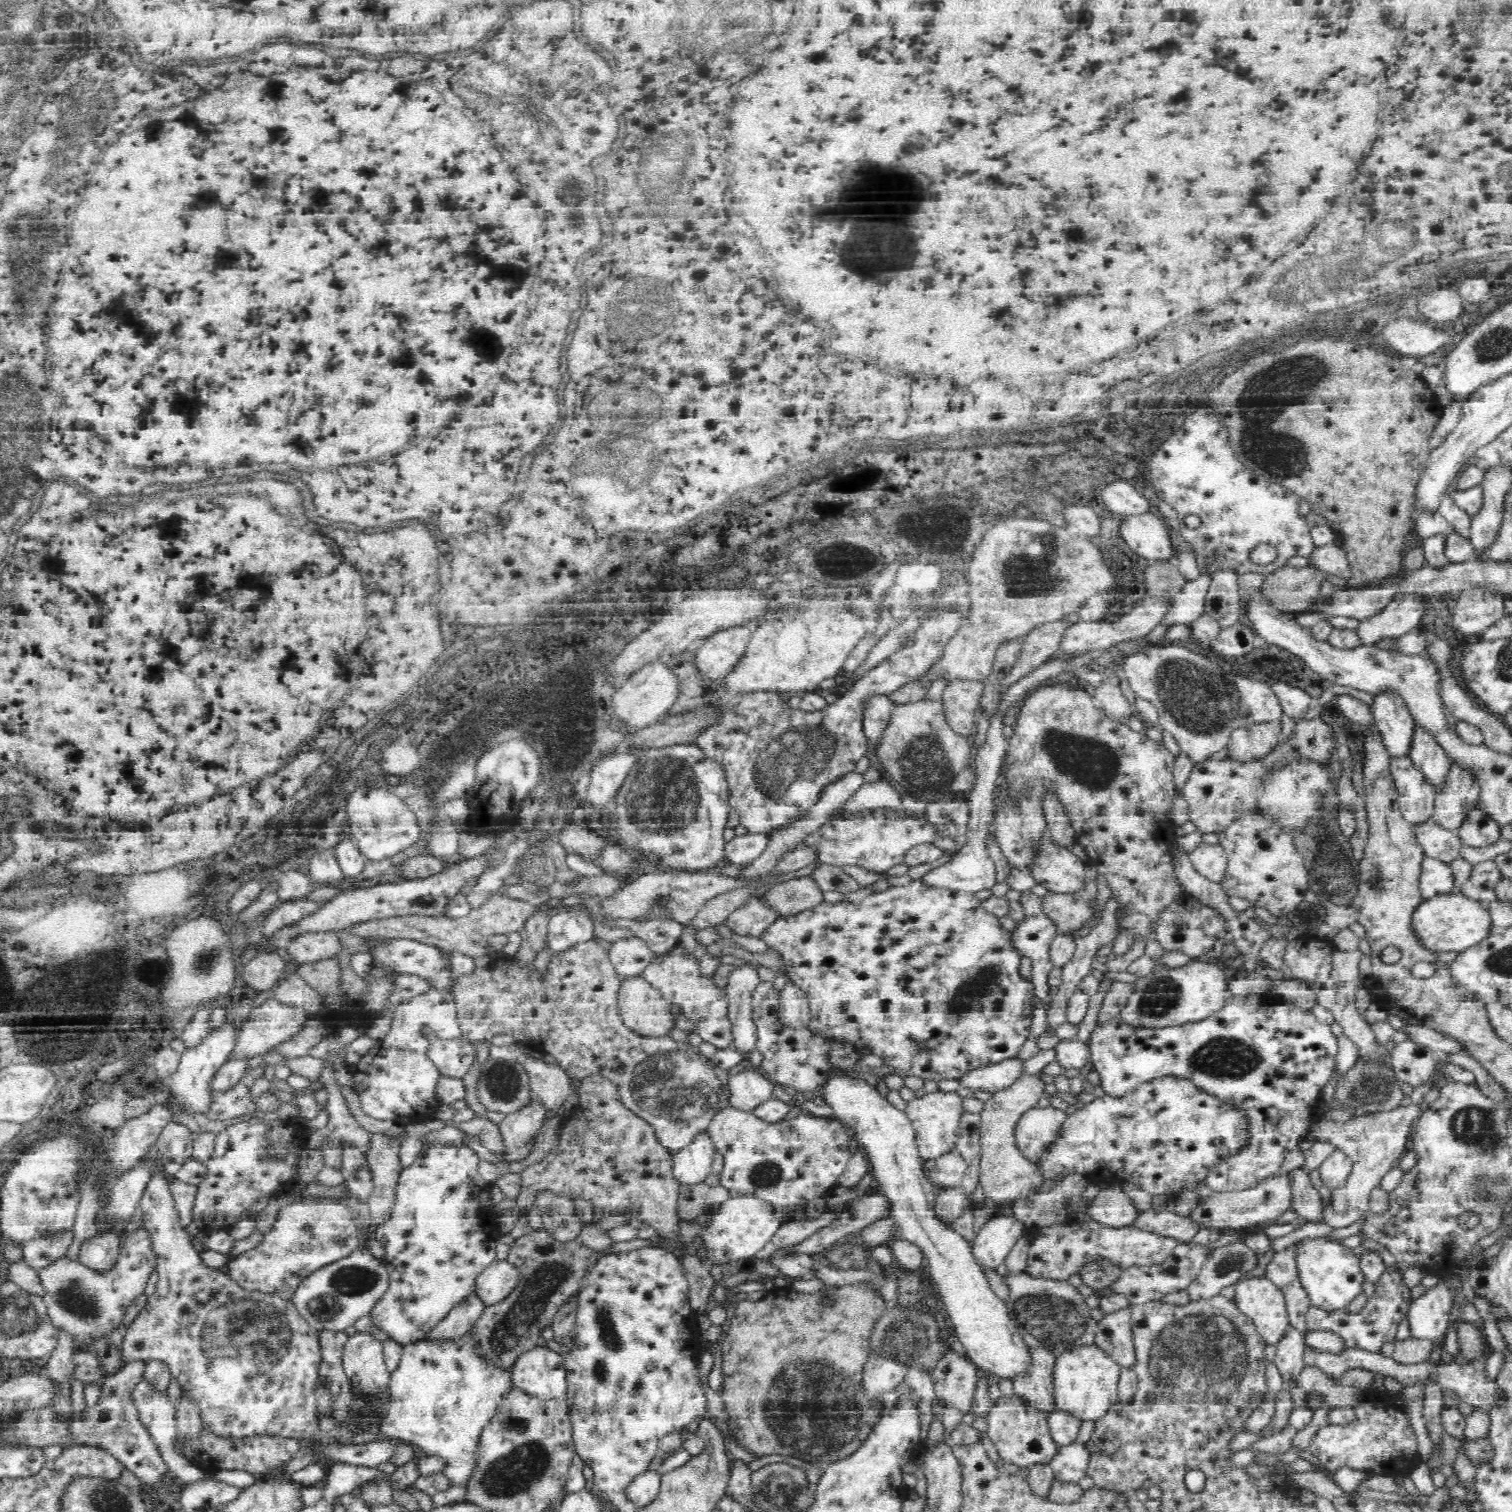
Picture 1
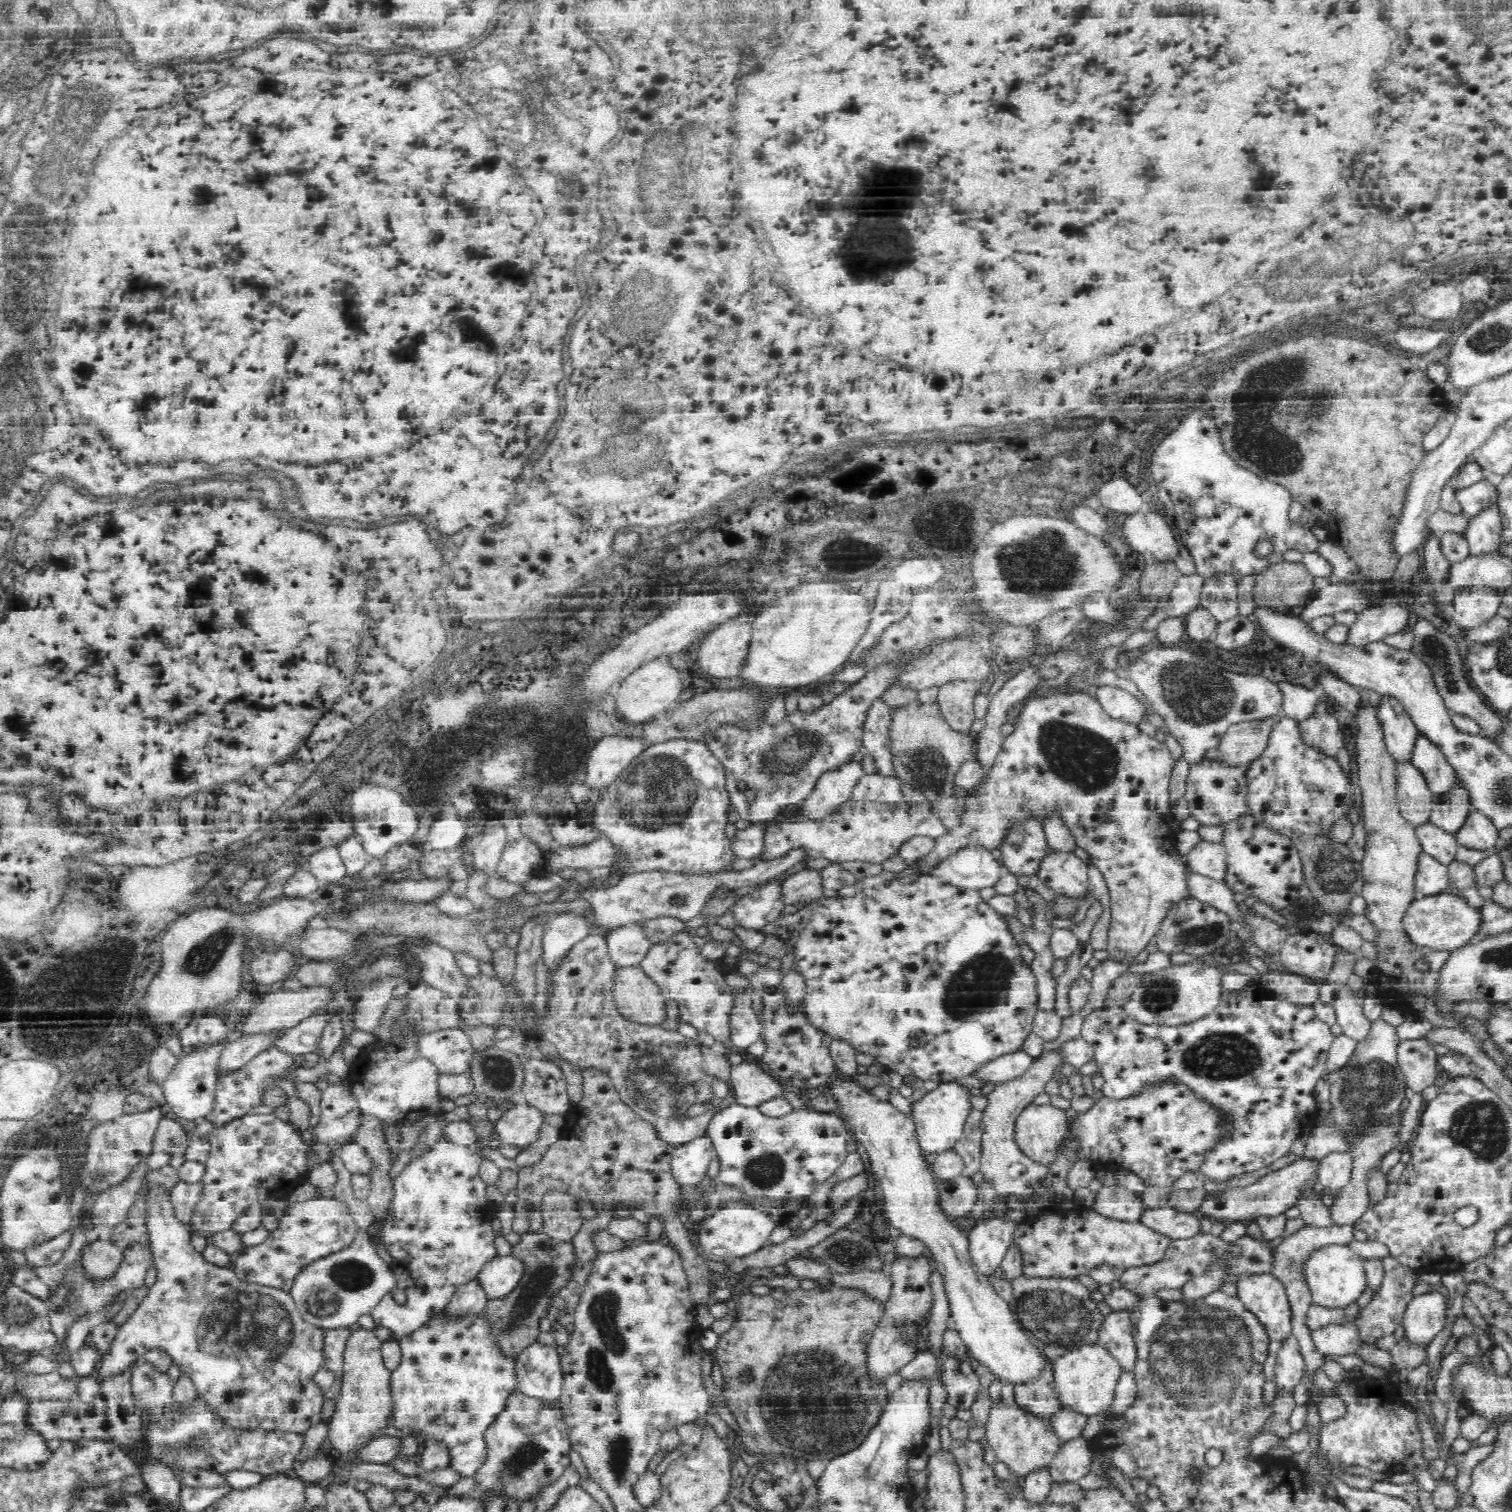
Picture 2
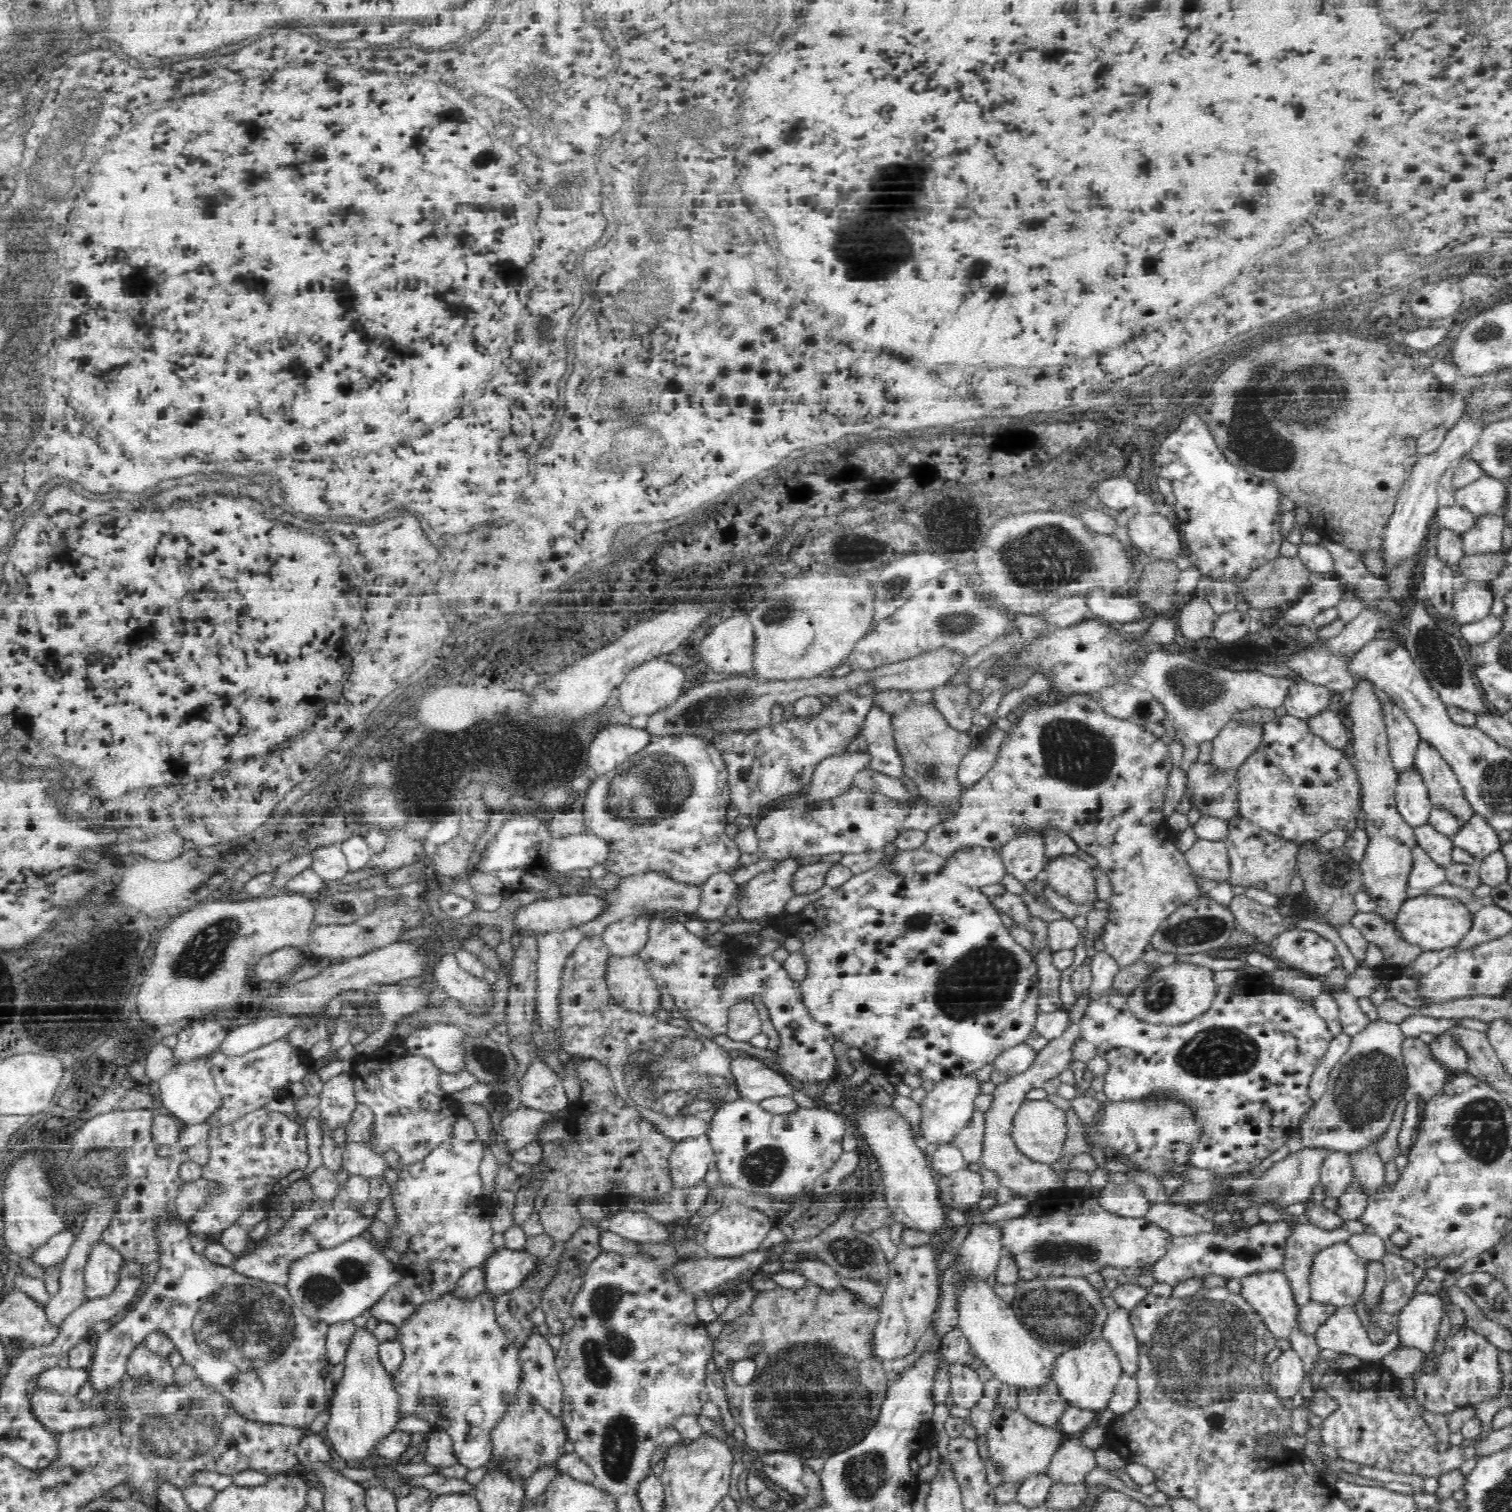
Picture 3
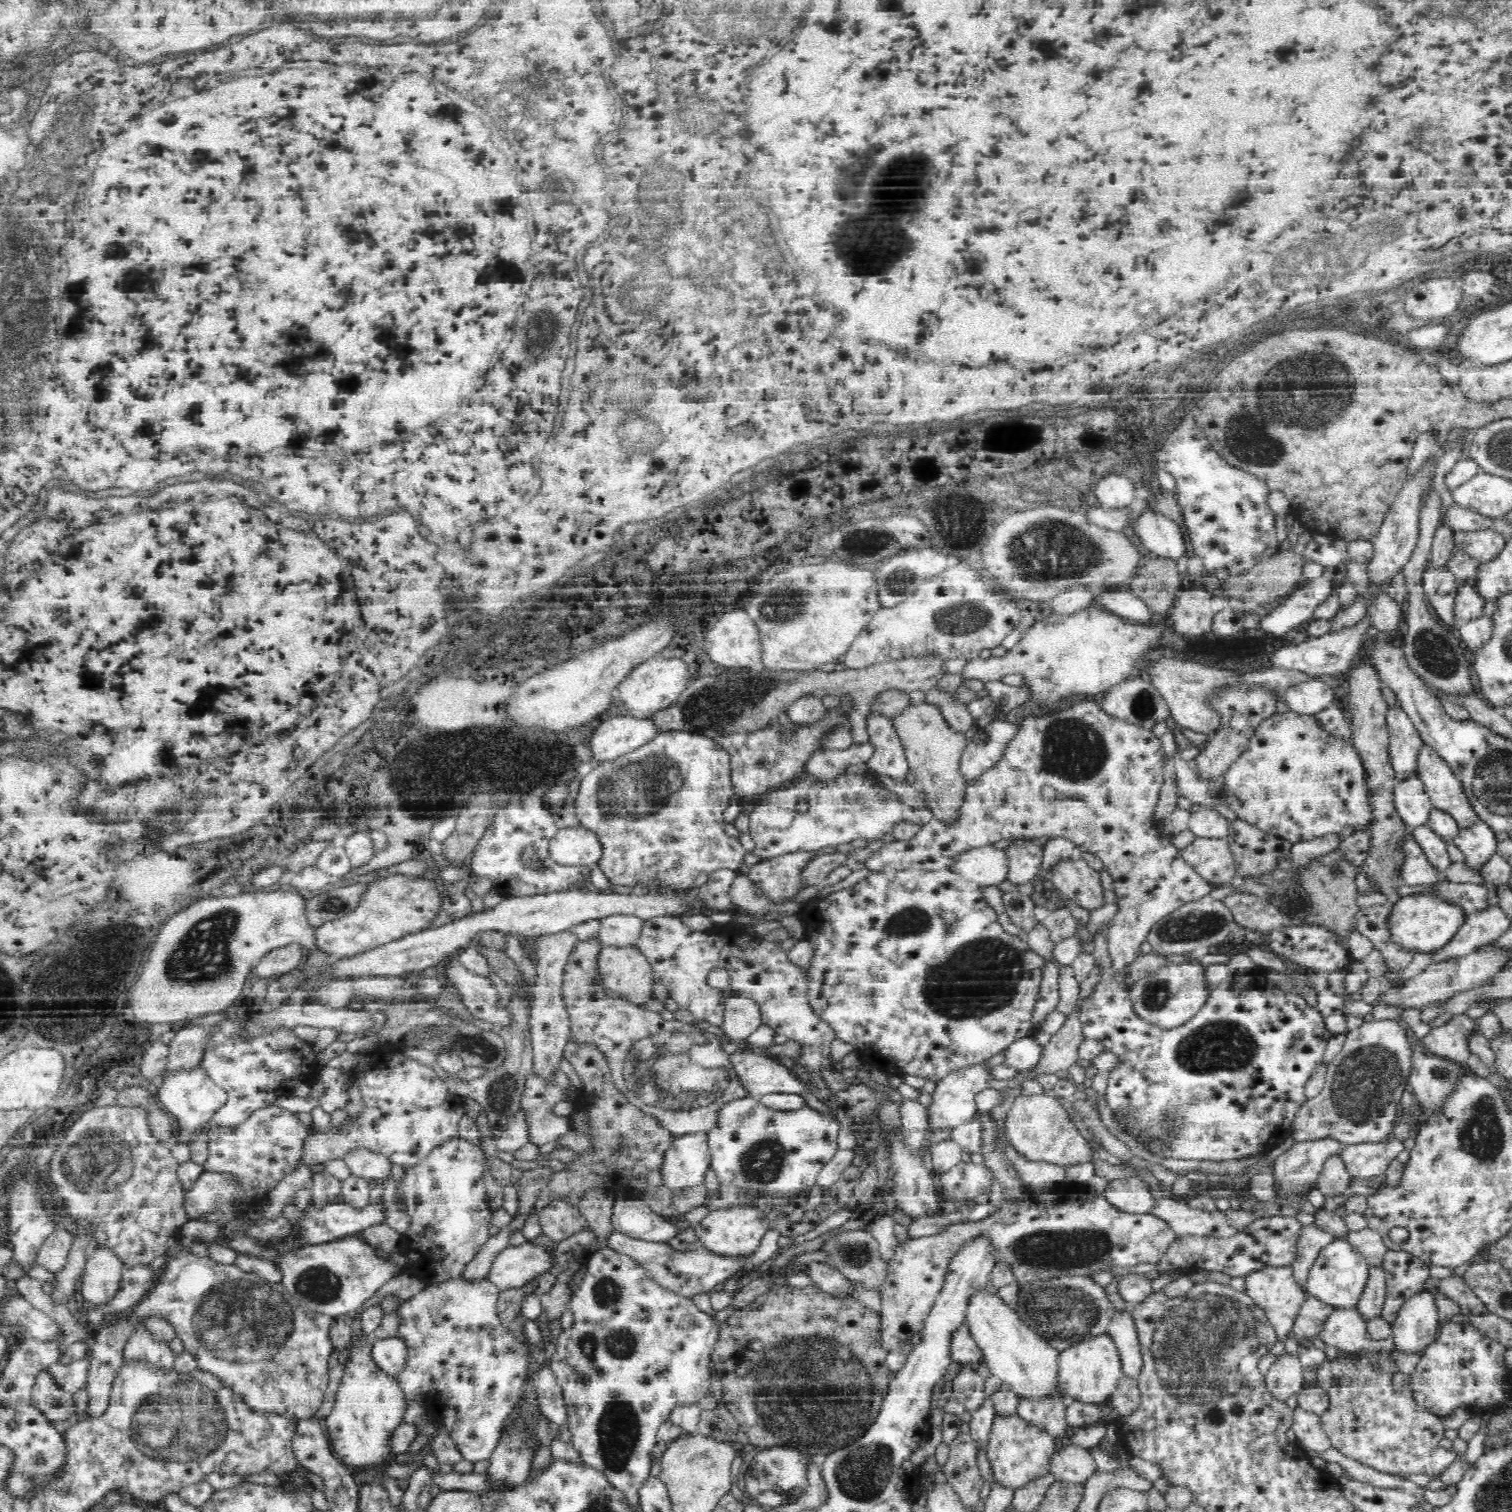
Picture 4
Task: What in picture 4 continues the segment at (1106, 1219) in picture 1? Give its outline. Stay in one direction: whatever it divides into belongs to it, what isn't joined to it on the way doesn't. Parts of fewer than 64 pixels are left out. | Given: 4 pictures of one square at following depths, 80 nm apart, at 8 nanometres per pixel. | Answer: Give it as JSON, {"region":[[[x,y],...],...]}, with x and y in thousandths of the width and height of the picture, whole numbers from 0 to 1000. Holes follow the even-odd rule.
{"region":[[[753,779],[744,780],[743,782],[741,780],[737,780],[733,782],[728,791],[730,794],[734,796],[734,798],[738,799],[738,800],[745,803],[759,803],[762,800],[762,798],[764,795],[764,792],[761,789],[760,784],[755,781]]]}

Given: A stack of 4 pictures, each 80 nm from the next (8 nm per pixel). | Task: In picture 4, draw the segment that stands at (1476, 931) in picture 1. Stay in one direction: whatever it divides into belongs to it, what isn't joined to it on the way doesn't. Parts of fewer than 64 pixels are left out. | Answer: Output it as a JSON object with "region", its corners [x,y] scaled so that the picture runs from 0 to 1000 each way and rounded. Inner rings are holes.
{"region":[[[947,590],[931,592],[925,595],[923,599],[919,608],[921,620],[925,625],[938,629],[945,630],[955,627],[971,607],[971,604],[967,600]]]}

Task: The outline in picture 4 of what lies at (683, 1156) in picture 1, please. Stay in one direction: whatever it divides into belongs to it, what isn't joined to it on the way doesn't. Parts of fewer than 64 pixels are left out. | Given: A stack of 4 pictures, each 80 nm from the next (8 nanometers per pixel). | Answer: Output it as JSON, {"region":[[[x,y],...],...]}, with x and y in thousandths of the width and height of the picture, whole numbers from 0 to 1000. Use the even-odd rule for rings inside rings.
{"region":[[[467,749],[446,753],[444,759],[440,763],[440,785],[452,786],[465,783],[470,769],[471,763]]]}

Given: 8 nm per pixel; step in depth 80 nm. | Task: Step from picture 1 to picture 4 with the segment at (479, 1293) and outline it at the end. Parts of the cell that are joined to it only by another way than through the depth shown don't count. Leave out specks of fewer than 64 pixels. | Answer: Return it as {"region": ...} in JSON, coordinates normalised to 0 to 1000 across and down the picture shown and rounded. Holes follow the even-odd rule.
{"region":[[[350,821],[345,824],[337,824],[327,831],[322,847],[331,855],[344,852],[351,845],[364,839],[364,831],[358,825],[351,824]]]}

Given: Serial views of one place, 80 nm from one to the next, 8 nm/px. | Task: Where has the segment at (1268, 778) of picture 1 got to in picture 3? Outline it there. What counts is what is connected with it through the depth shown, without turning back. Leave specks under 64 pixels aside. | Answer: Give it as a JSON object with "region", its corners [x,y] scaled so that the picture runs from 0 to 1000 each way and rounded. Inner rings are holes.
{"region":[[[878,468],[869,474],[862,476],[864,483],[869,489],[874,490],[880,495],[890,497],[892,490],[893,483],[886,477],[886,474],[882,470]],[[786,505],[785,523],[788,534],[794,541],[813,543],[821,538],[819,509],[806,509],[803,505]]]}

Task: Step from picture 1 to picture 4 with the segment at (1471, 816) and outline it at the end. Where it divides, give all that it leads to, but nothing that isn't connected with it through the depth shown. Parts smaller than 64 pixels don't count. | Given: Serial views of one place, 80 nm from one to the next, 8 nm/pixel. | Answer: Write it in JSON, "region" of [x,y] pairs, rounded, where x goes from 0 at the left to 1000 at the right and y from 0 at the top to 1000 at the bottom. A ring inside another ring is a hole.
{"region":[[[978,541],[974,546],[966,548],[960,555],[962,560],[968,563],[970,572],[979,574],[980,571],[990,563],[991,554],[989,550],[984,544]]]}

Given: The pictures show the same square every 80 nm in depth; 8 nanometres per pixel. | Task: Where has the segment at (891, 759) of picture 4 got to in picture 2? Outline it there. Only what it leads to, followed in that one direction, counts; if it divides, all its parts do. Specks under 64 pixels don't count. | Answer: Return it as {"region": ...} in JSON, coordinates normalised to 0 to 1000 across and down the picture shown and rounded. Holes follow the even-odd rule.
{"region":[[[579,462],[573,470],[571,480],[571,495],[577,500],[581,512],[591,514],[591,508],[589,504],[589,497],[586,495],[589,474],[593,468],[589,468],[586,463]]]}

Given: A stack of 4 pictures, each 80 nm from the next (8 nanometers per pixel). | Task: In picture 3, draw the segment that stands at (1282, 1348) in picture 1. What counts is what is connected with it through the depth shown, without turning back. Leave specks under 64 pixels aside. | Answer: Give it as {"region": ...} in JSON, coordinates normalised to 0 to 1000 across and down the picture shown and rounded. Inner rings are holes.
{"region":[[[853,891],[849,893],[840,905],[841,919],[844,924],[855,925],[862,913],[861,897]]]}

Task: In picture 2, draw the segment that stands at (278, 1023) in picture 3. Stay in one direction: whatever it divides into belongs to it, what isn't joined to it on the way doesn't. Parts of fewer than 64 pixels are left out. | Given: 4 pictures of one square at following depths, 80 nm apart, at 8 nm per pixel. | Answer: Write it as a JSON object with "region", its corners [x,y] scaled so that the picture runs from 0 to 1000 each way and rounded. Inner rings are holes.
{"region":[[[159,686],[156,688],[153,688],[147,696],[146,700],[144,712],[144,714],[150,712],[152,710],[157,709],[173,695],[176,695],[180,692],[181,686],[168,686],[163,687]]]}

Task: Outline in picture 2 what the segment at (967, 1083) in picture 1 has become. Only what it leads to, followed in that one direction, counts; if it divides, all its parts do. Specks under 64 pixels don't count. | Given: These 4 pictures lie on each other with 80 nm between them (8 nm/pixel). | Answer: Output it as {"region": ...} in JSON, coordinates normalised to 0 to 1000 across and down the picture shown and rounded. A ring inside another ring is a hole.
{"region":[[[672,695],[651,702],[647,708],[644,708],[642,711],[647,713],[648,716],[651,716],[651,718],[663,718],[676,712],[683,705],[683,700],[677,695]]]}

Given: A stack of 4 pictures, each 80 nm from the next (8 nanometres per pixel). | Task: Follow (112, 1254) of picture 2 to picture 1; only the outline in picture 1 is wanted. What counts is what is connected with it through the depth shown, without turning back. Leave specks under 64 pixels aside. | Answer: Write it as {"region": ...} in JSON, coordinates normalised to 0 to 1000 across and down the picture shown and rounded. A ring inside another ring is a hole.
{"region":[[[75,812],[71,815],[66,815],[56,820],[53,824],[51,833],[58,839],[71,840],[78,833],[81,822],[79,812]]]}

